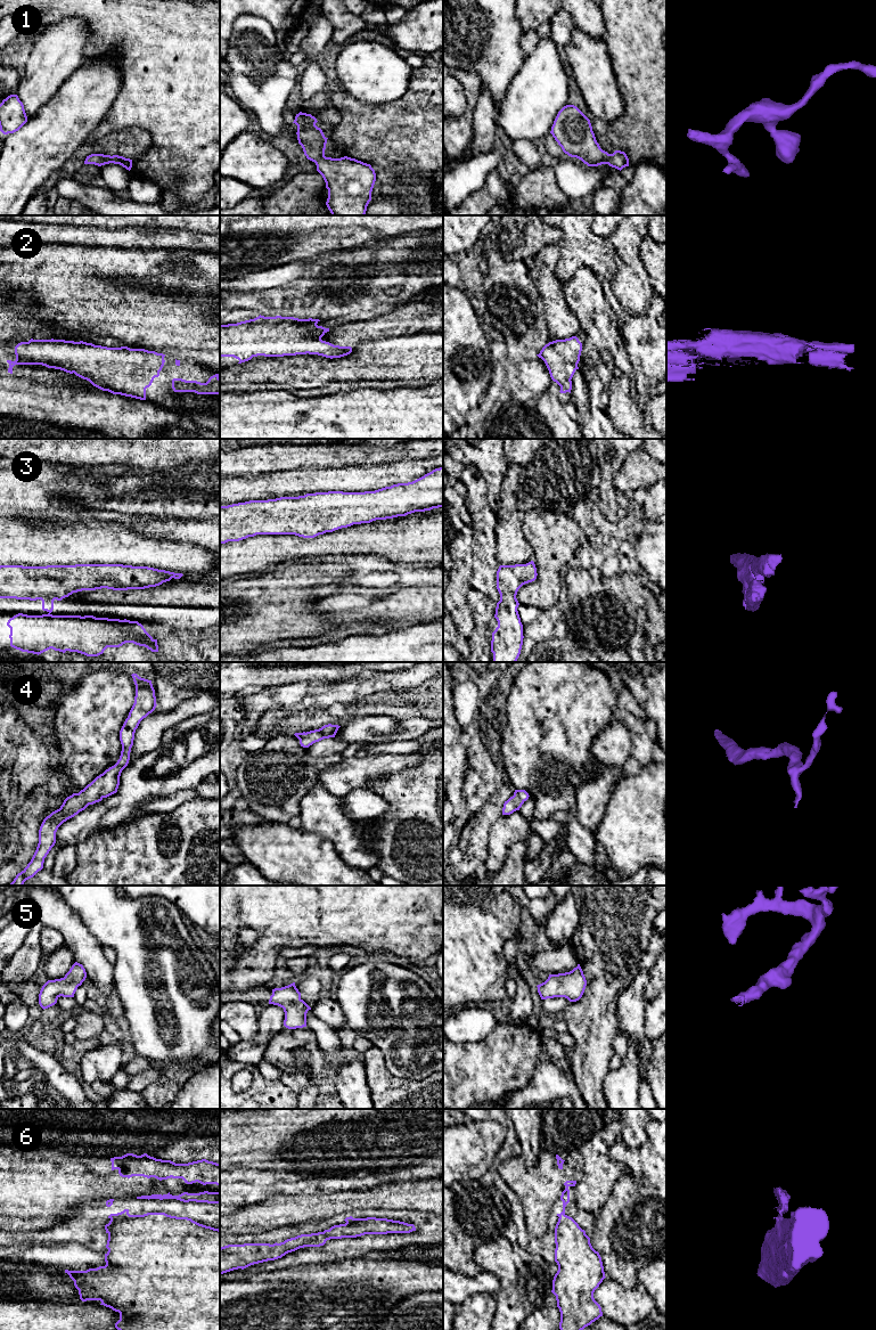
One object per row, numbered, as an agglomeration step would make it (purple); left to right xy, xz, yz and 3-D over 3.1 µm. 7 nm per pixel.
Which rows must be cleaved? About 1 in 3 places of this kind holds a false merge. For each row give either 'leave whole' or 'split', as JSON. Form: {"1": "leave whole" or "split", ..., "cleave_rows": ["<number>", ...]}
{"1": "leave whole", "2": "leave whole", "3": "leave whole", "4": "leave whole", "5": "leave whole", "6": "split", "cleave_rows": ["6"]}

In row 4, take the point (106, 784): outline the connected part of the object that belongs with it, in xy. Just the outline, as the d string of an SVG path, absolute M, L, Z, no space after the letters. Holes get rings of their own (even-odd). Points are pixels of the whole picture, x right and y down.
M137 674L131 676L136 685L136 696L129 716L120 731L122 744L120 759L79 793L67 797L59 809L43 819L39 830L39 843L31 862L9 886L23 886L26 880L43 868L44 858L56 843L56 832L64 822L84 810L89 805L99 802L117 792L121 773L130 760L136 729L140 721L152 713L157 705L152 680L141 678Z

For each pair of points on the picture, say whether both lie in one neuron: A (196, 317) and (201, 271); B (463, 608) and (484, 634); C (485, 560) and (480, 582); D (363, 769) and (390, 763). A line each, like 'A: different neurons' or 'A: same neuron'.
A: same neuron
B: different neurons
C: same neuron
D: same neuron

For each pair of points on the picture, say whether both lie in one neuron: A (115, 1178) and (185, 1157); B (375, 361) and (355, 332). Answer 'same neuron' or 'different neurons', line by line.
A: different neurons
B: different neurons

